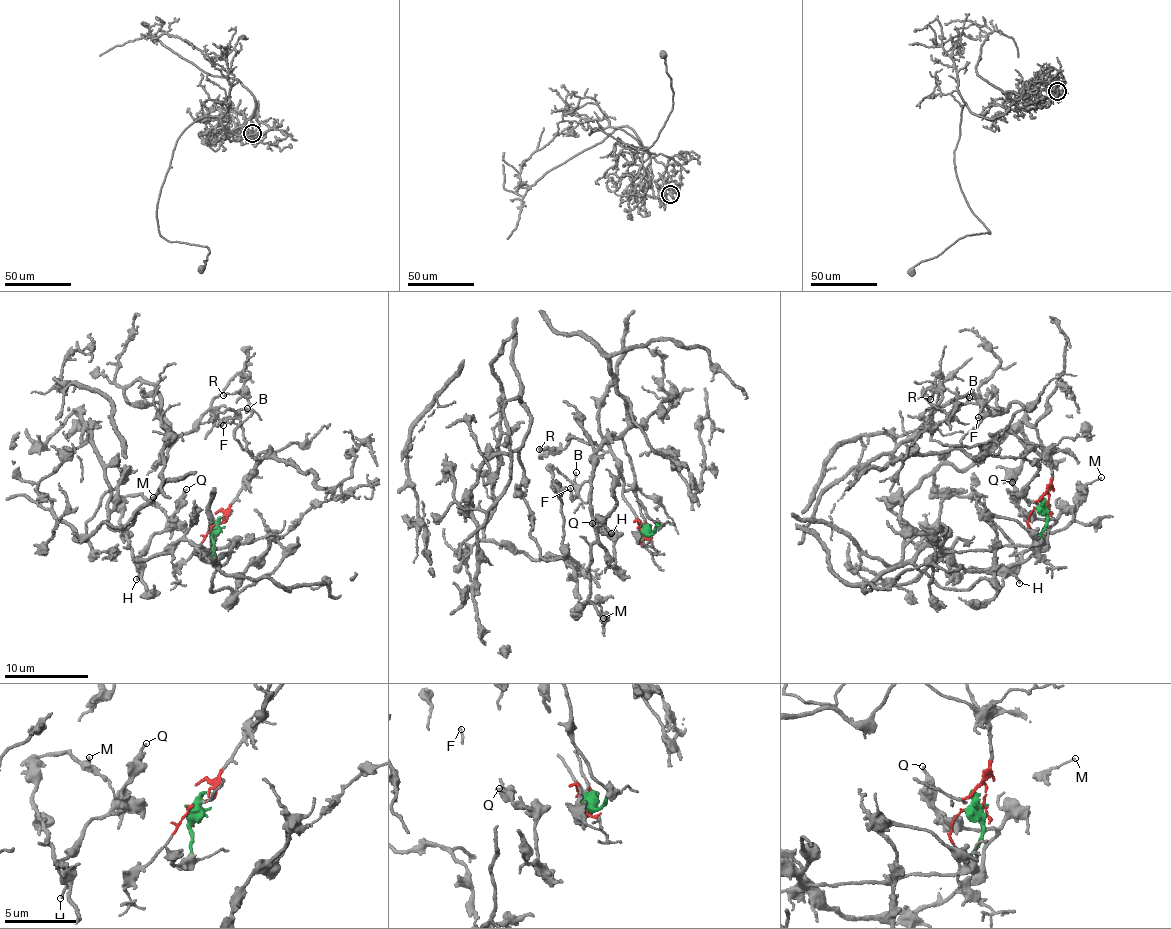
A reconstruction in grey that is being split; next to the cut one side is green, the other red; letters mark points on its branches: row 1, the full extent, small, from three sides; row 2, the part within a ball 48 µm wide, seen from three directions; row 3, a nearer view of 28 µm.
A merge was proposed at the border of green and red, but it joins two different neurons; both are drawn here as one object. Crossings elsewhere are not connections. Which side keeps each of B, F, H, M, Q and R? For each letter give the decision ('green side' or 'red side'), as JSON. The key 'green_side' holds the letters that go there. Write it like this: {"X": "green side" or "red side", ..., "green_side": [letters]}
{"B": "red side", "F": "red side", "H": "green side", "M": "green side", "Q": "green side", "R": "red side", "green_side": ["H", "M", "Q"]}

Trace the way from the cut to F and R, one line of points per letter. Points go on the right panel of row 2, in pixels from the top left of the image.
F: (1044, 506), (1048, 458), (1002, 429), (976, 455), (962, 449), (961, 439), (988, 409), (977, 418)
R: (1044, 506), (1051, 478), (1035, 446), (1002, 429), (976, 455), (944, 446), (930, 412), (941, 396), (930, 399)

